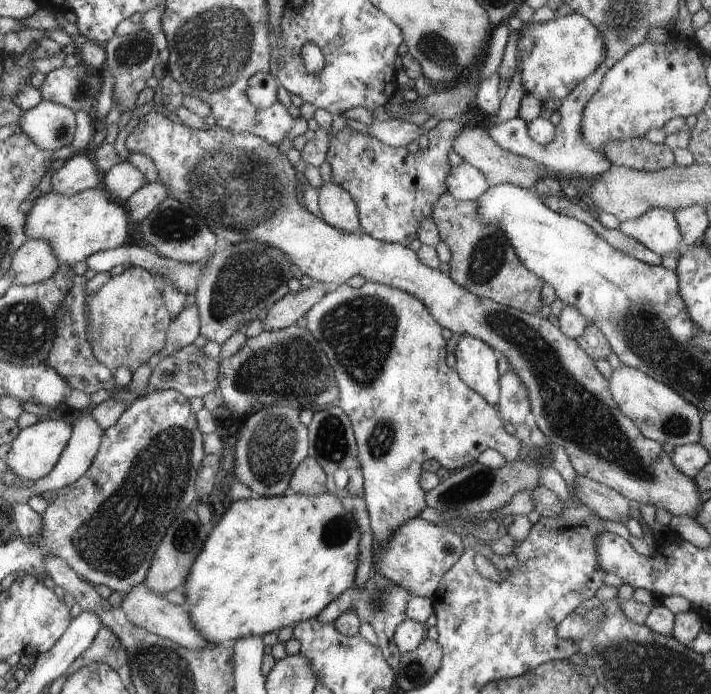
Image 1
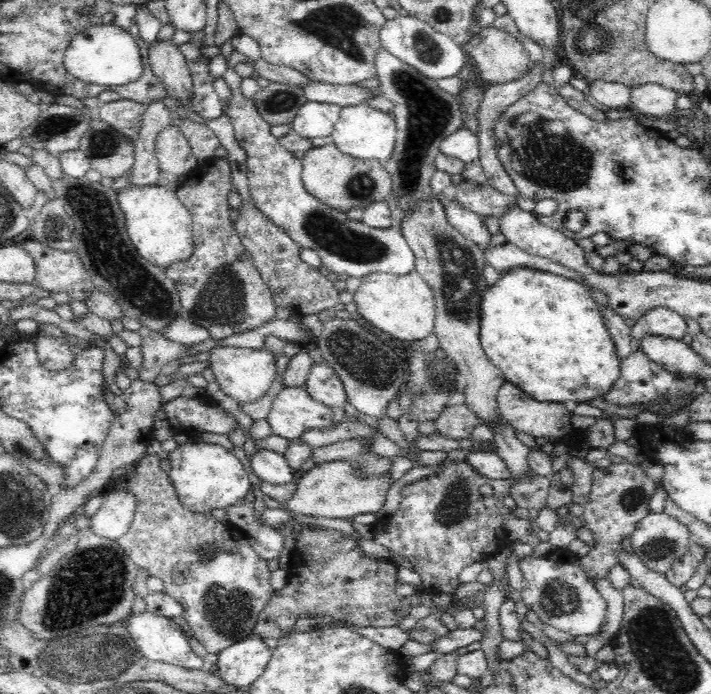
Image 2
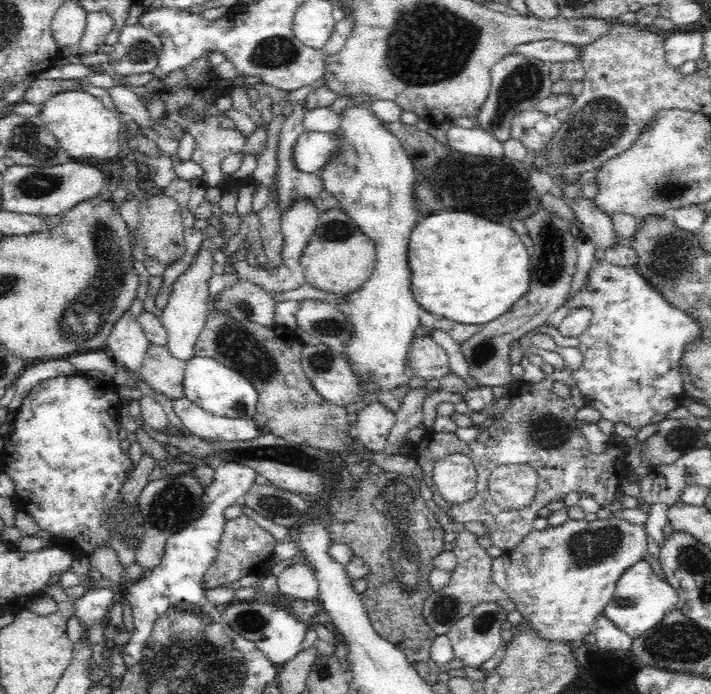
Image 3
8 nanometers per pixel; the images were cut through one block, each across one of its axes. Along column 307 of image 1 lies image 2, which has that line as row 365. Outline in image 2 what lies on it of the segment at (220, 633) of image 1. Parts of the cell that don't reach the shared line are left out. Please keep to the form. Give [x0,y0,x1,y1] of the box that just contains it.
[479,266,621,405]

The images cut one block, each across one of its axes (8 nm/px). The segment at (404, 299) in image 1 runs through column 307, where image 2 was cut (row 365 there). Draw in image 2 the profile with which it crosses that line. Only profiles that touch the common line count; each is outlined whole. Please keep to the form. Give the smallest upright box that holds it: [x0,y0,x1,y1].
[305,360,348,409]

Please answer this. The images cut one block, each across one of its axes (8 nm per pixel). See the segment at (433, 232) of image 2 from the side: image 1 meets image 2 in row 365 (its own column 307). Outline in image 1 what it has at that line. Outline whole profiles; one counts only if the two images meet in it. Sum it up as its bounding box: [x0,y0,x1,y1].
[289,455,328,496]

